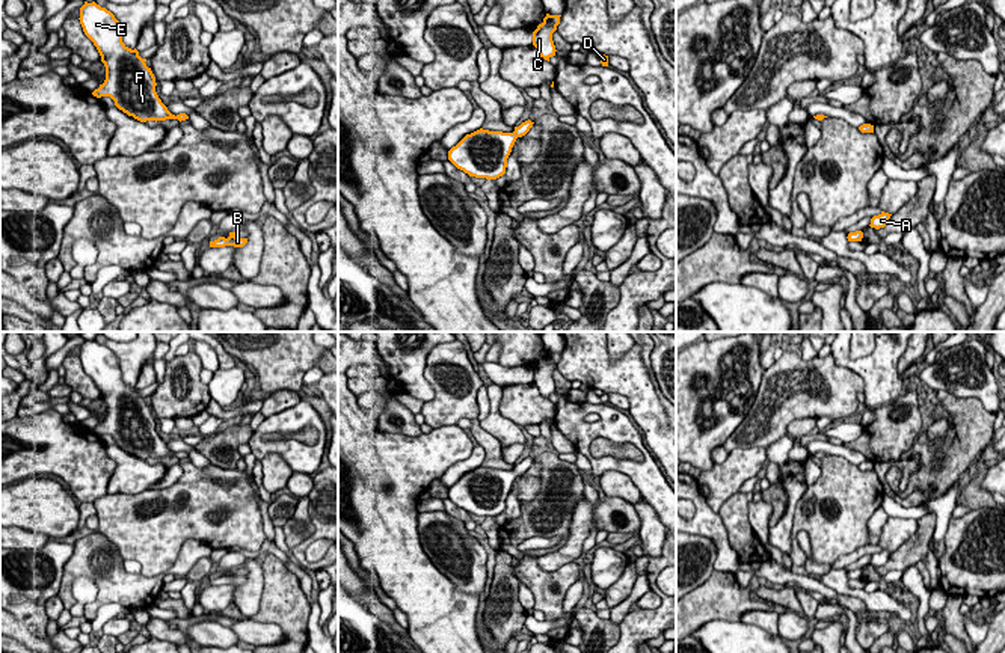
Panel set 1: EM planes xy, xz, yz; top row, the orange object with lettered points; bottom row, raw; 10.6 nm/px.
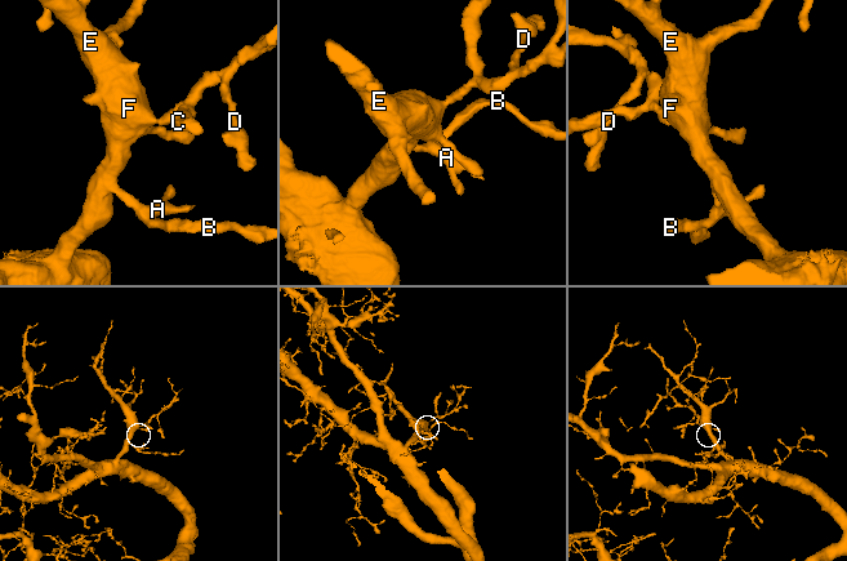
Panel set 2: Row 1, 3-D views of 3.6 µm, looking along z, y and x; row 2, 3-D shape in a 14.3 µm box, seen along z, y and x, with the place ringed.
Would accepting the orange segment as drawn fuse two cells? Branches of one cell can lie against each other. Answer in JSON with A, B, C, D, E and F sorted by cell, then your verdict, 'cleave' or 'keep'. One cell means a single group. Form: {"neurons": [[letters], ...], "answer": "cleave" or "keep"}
{"neurons": [["A", "B", "C", "D", "E", "F"]], "answer": "keep"}

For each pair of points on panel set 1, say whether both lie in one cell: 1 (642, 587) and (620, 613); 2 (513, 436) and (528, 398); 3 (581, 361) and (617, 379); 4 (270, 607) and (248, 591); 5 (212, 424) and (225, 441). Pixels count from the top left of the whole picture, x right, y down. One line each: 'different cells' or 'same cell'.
1: same cell
2: different cells
3: same cell
4: different cells
5: different cells

